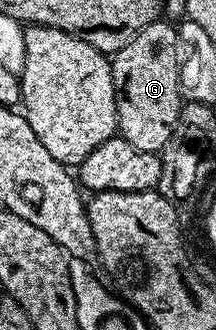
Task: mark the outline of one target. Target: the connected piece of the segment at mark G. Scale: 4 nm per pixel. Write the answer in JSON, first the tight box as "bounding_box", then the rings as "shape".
{"bounding_box":[112,19,183,153],"shape":[[[157,19],[112,55],[120,137],[143,152],[161,153],[175,130],[183,99],[178,84],[178,36],[173,24]]]}

